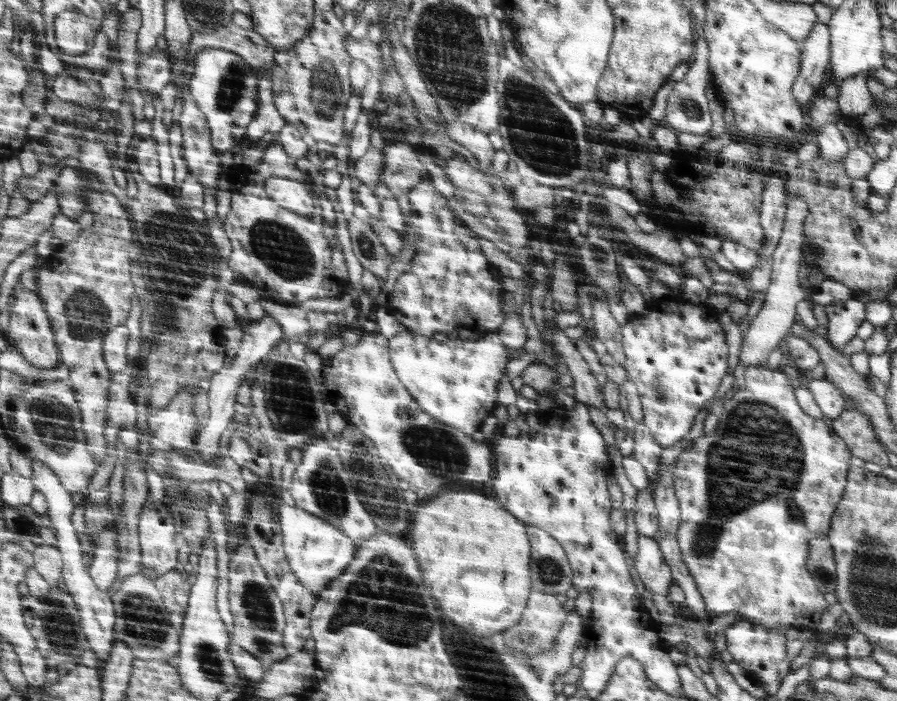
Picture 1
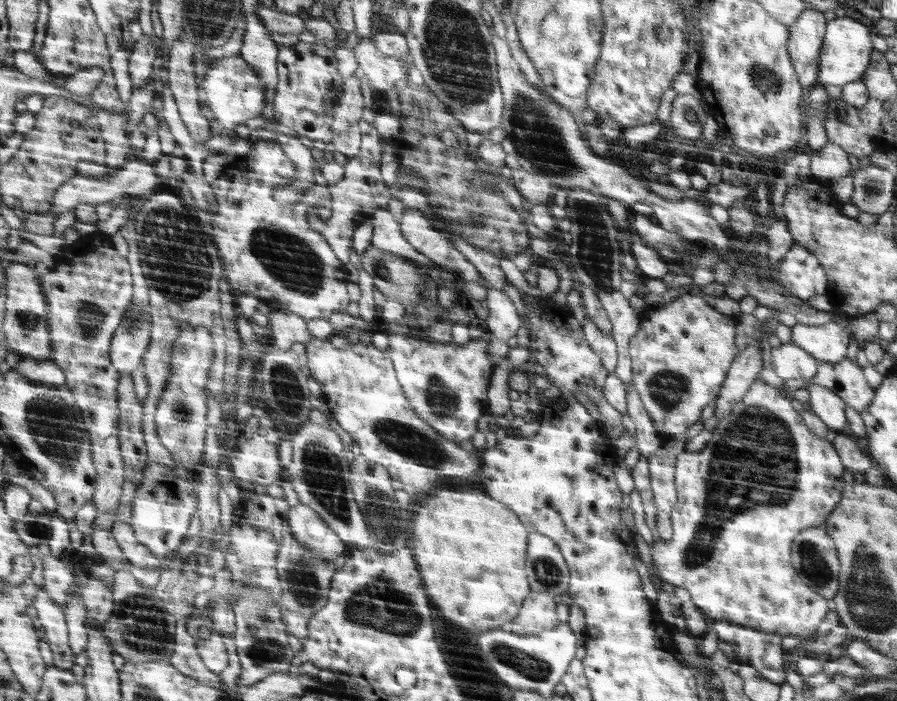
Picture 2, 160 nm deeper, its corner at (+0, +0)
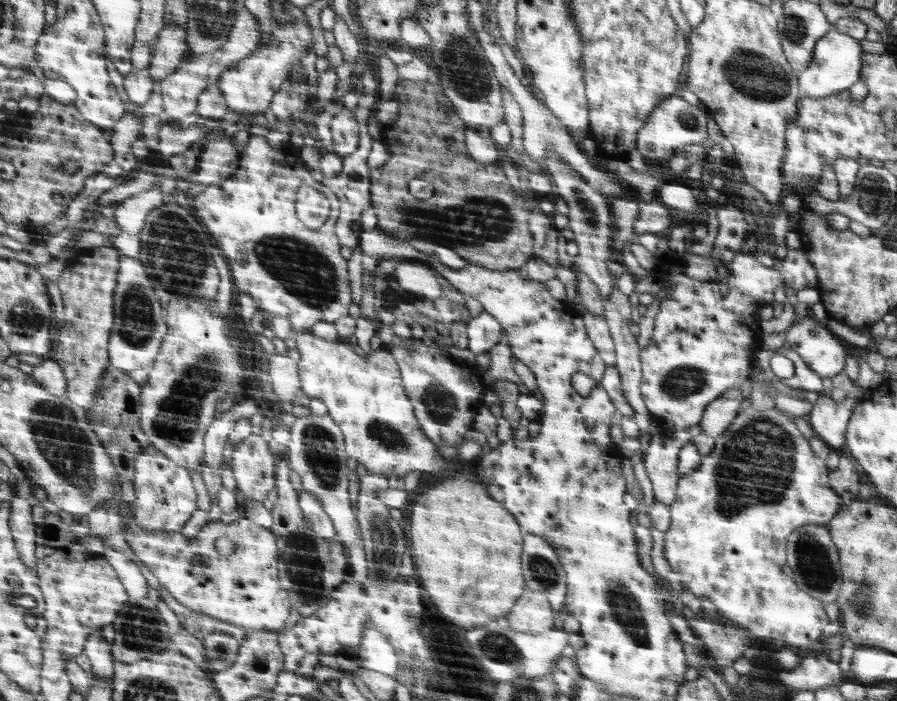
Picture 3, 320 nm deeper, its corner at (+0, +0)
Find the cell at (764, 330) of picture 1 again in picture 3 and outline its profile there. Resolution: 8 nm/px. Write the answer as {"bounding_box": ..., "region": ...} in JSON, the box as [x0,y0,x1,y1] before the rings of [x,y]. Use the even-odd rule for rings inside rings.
{"bounding_box":[699,389,744,439],"region":[[[730,389],[718,399],[710,402],[710,405],[704,410],[701,423],[699,424],[701,430],[704,431],[708,437],[718,439],[734,418],[738,416],[741,404],[744,401],[741,389]]]}

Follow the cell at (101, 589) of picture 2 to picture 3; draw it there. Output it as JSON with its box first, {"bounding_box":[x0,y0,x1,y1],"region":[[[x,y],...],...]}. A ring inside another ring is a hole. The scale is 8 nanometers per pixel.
{"bounding_box":[86,630,116,680],"region":[[[101,630],[92,632],[89,643],[86,645],[86,655],[93,661],[93,674],[95,678],[103,680],[114,680],[116,676],[116,662],[113,654],[113,643],[108,643],[104,639]]]}

